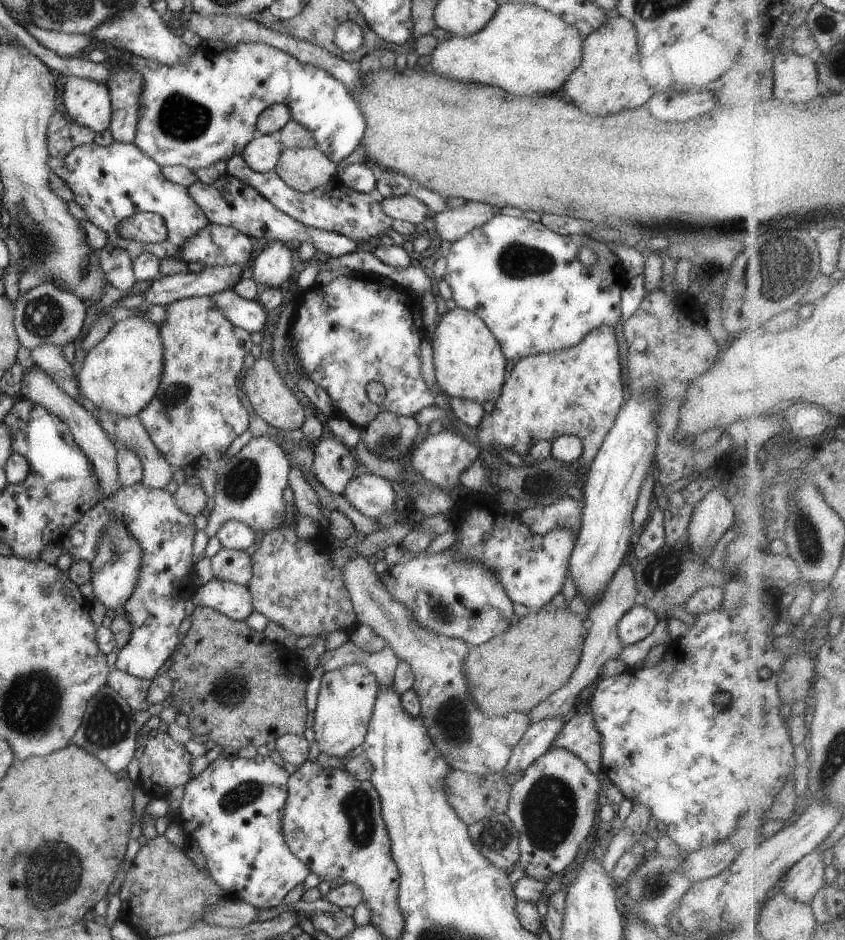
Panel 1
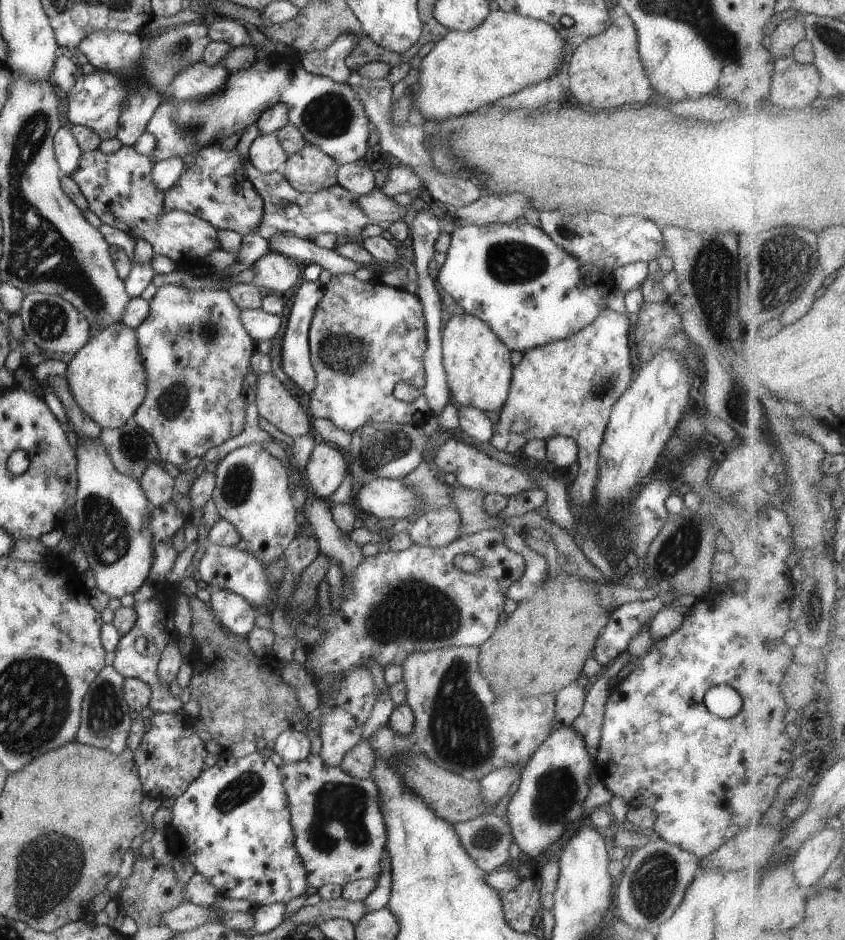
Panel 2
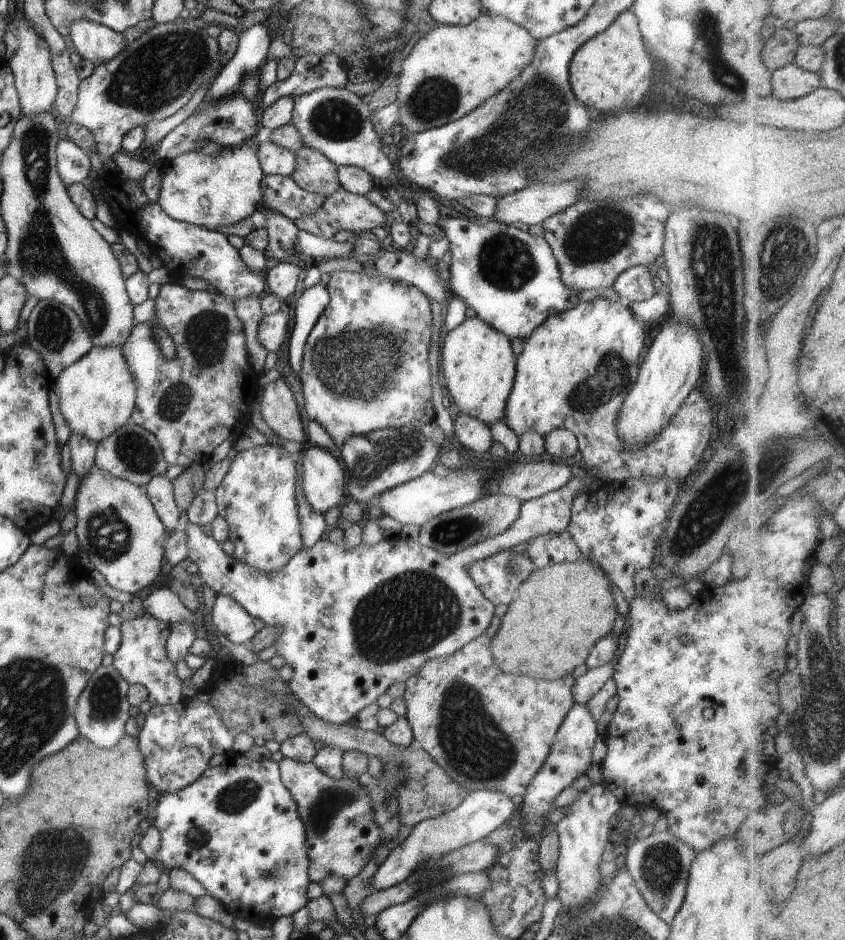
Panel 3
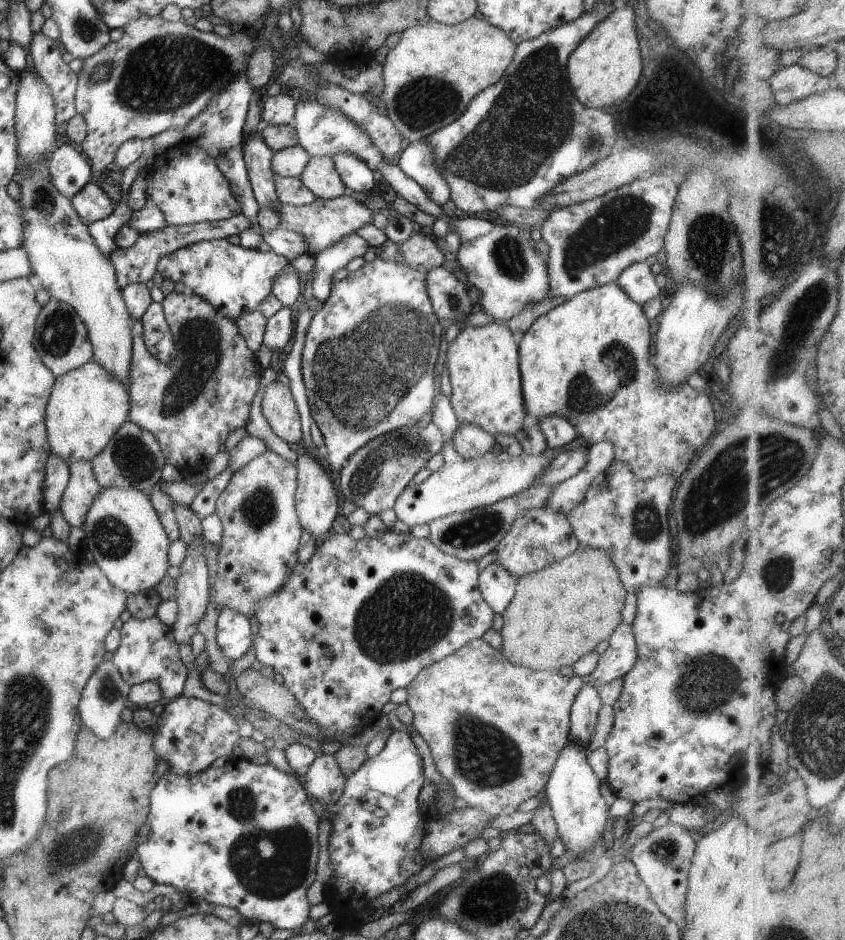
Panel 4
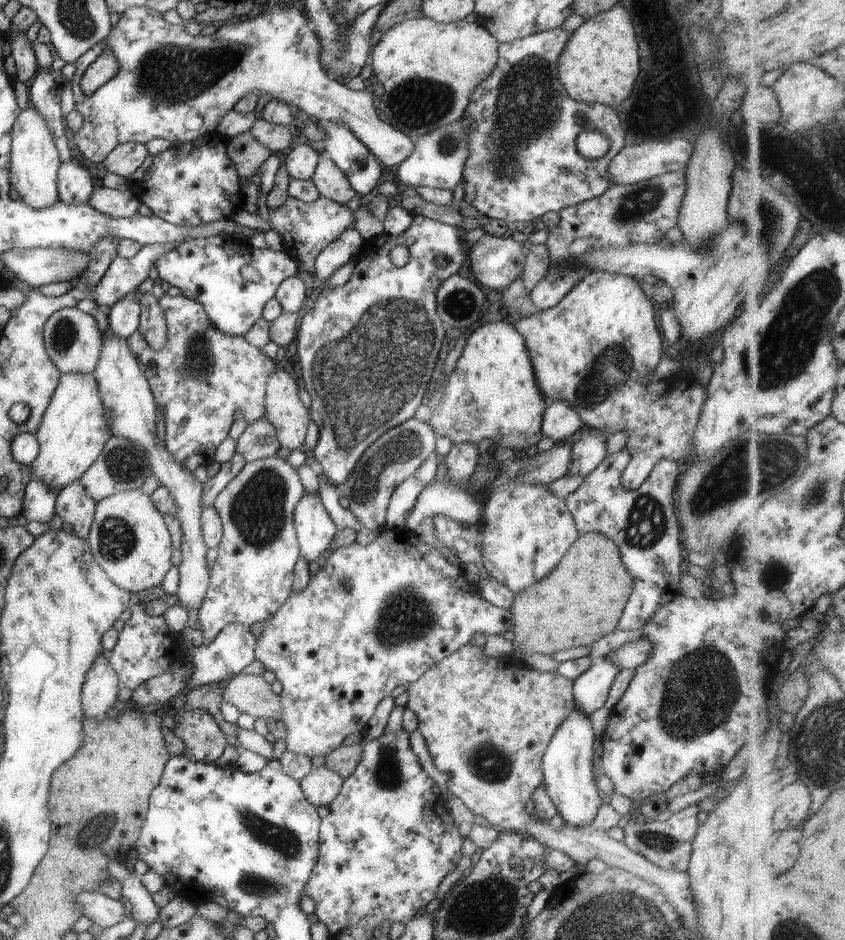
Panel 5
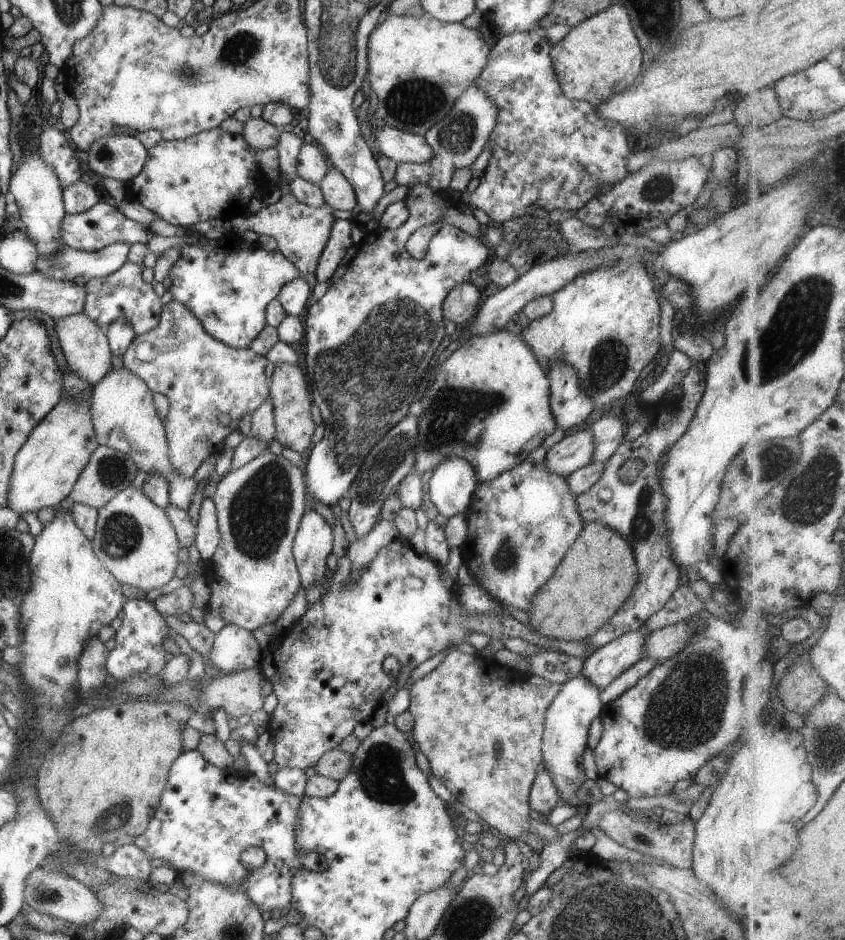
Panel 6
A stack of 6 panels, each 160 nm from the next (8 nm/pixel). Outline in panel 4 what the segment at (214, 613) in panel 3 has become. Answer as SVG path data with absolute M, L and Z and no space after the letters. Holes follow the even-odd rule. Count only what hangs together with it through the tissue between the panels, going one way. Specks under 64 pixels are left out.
M223 607L216 616L215 640L229 660L235 660L252 645L254 637L249 631L249 618L229 607Z

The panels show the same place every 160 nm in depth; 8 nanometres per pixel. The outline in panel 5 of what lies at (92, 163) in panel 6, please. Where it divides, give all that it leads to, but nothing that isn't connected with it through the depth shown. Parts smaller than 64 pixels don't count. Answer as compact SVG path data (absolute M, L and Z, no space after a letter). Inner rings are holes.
M127 141L115 145L101 163L107 172L125 177L131 174L147 155L143 143Z

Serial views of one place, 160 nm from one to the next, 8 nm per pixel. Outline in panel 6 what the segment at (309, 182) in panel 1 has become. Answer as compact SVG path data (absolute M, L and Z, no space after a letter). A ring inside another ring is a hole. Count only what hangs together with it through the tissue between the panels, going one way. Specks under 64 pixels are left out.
M329 167L317 184L321 189L324 202L332 210L350 211L356 205L351 185L335 167Z

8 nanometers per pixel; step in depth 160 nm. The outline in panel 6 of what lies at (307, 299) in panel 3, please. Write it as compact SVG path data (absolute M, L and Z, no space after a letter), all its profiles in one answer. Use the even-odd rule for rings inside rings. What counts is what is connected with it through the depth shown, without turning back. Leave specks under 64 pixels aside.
M335 219L331 225L330 235L319 255L314 275L317 282L326 281L331 277L335 269L340 266L341 258L345 250L352 246L349 230L351 221Z

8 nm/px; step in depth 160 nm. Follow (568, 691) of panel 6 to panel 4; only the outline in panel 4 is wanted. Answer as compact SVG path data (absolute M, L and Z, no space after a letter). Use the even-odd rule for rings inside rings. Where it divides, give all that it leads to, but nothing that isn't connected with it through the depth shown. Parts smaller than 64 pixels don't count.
M567 742L556 756L544 786L544 801L550 806L558 837L565 850L570 850L575 855L589 850L601 839L601 833L611 818L608 813L609 805L600 791L601 781L591 771L585 759L586 748L587 745Z

